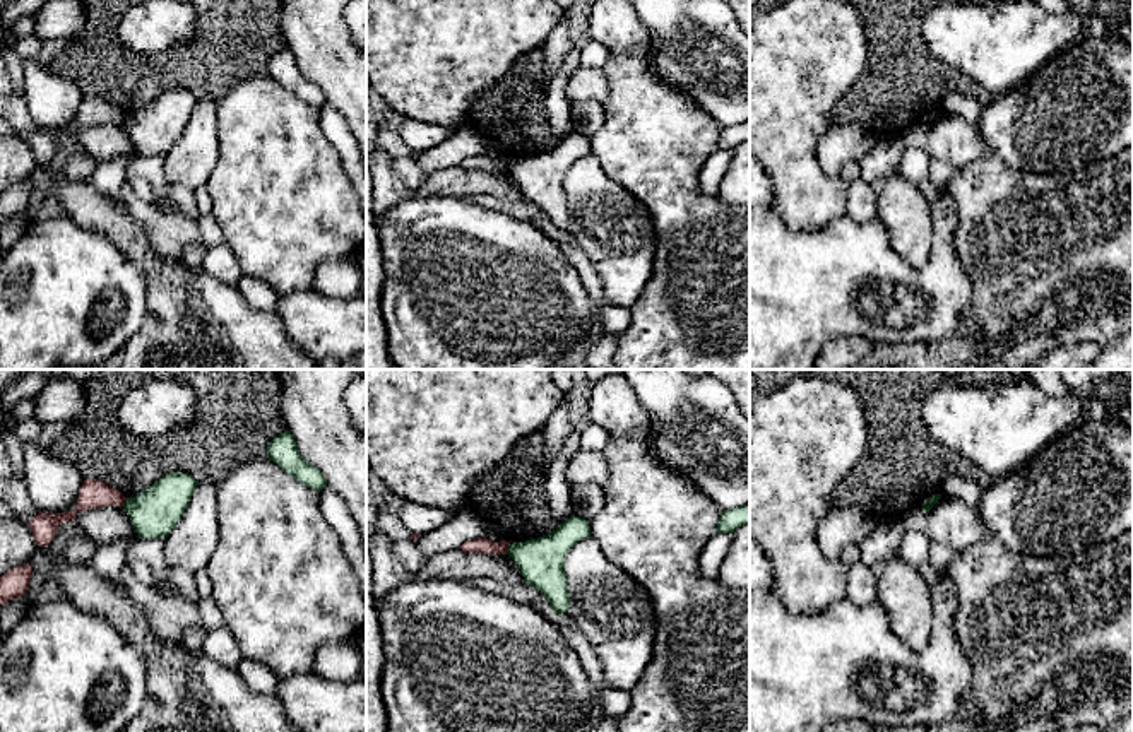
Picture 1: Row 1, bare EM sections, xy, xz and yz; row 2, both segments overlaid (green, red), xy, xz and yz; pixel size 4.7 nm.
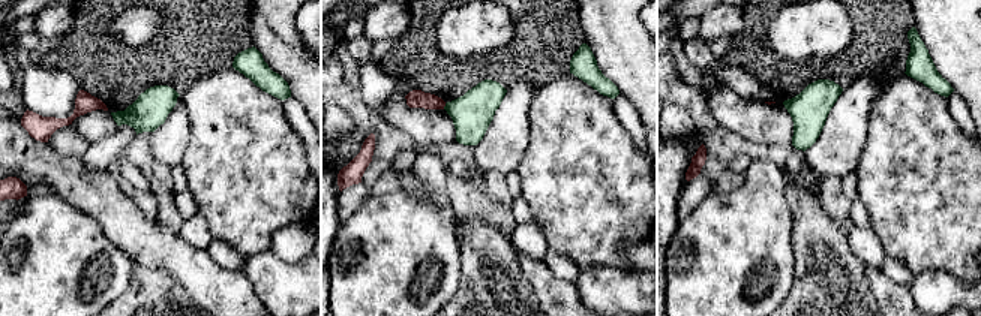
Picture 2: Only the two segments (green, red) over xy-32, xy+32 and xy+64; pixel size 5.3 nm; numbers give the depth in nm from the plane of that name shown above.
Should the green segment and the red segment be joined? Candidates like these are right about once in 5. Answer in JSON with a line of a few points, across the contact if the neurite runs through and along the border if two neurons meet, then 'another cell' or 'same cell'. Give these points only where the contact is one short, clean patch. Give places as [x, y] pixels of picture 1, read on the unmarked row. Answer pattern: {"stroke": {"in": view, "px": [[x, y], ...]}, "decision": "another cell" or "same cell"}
{"stroke": {"in": "xz", "px": [[509, 161], [505, 170]]}, "decision": "another cell"}

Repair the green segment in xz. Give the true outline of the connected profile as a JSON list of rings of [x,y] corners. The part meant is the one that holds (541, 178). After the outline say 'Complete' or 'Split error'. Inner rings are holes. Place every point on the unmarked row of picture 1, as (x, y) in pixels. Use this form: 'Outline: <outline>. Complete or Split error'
Outline: [[[572,132],[548,152],[508,161],[507,171],[519,183],[524,197],[548,215],[555,231],[568,229],[572,222],[565,173],[589,152],[589,137]]]. Complete

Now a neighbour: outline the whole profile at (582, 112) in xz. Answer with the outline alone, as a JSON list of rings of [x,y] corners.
[[[596,101],[572,103],[572,130],[590,137],[606,120],[604,108]]]

